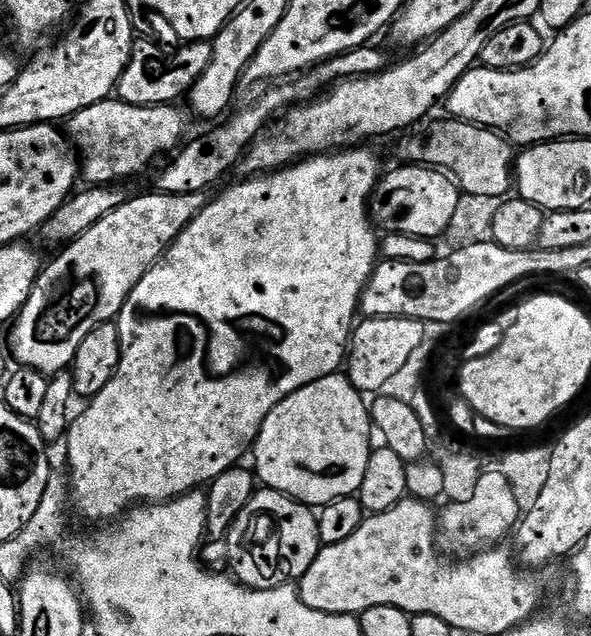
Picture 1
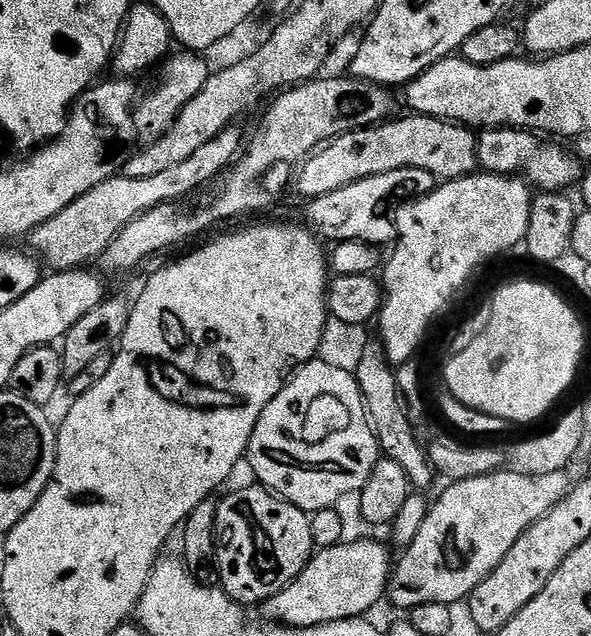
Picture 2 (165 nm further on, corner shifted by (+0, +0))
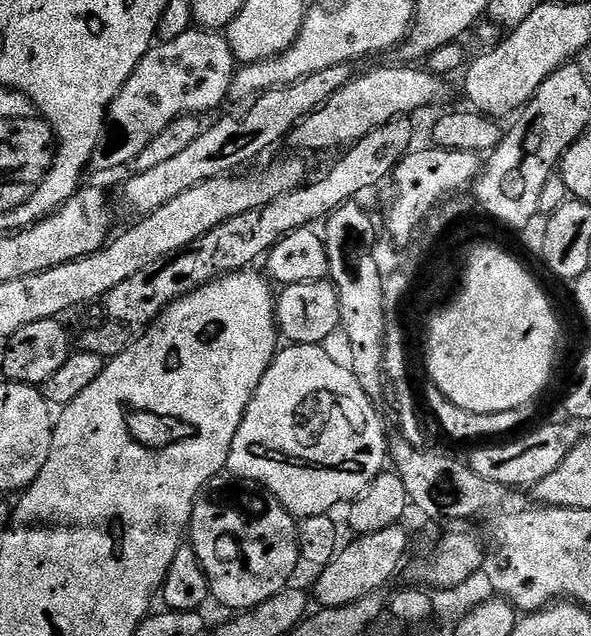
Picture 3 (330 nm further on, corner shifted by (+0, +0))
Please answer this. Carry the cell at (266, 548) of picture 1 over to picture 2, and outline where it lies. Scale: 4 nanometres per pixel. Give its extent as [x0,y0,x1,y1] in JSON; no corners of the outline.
[215,486,314,606]

